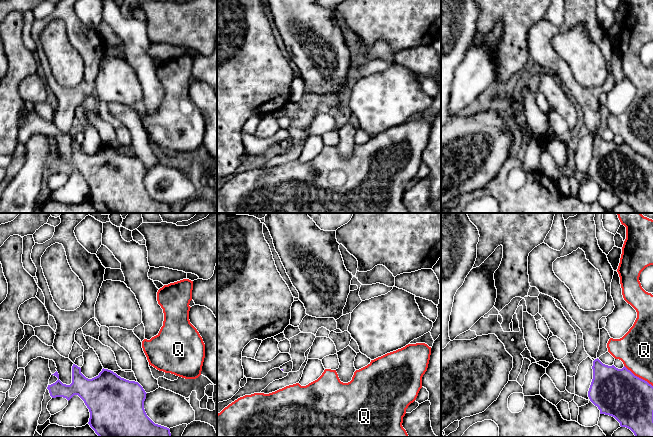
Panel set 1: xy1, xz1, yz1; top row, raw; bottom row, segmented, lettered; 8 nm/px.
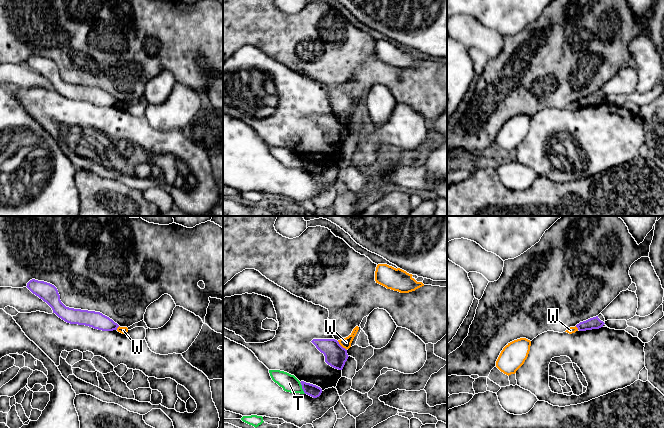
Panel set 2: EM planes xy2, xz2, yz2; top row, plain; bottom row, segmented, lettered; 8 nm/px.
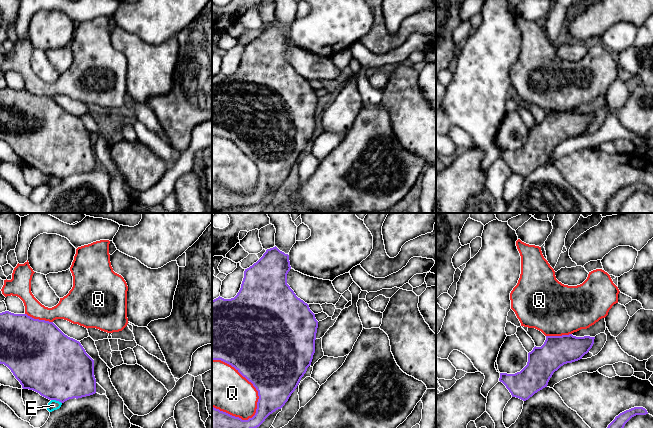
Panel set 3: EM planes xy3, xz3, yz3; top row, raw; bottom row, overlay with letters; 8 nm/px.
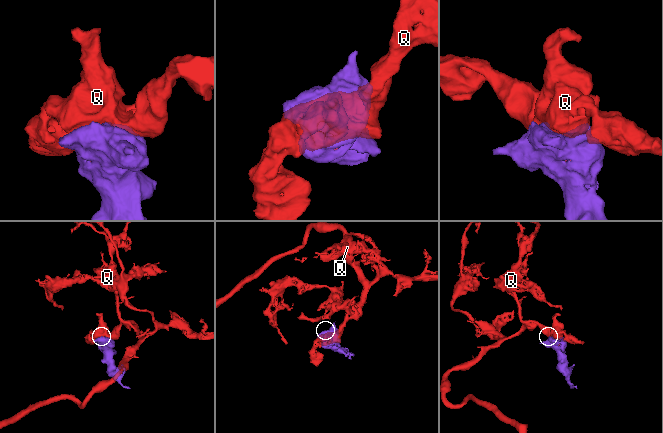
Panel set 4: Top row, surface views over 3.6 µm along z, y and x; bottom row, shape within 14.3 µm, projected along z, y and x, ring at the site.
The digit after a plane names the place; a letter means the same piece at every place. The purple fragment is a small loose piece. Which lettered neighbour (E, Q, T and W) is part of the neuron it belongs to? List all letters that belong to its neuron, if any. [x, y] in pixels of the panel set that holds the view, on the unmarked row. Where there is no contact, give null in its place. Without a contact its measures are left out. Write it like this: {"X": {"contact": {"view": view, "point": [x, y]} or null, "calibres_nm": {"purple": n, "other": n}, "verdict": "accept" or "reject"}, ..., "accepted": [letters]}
{"E": {"contact": {"view": "xy3", "point": [56, 176]}, "calibres_nm": {"purple": 500, "other": 80}, "verdict": "reject"}, "Q": {"contact": {"view": "xz3", "point": [249, 157]}, "calibres_nm": {"purple": 500, "other": 360}, "verdict": "reject"}, "T": {"contact": {"view": "xz2", "point": [302, 164]}, "calibres_nm": {"purple": 100, "other": 140}, "verdict": "reject"}, "W": {"contact": {"view": "xz2", "point": [341, 122]}, "calibres_nm": {"purple": 180, "other": 80}, "verdict": "reject"}, "accepted": []}

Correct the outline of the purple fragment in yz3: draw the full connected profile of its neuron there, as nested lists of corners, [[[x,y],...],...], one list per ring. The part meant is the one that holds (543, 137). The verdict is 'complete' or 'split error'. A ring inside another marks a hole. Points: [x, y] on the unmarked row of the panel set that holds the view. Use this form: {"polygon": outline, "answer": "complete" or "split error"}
{"polygon": [[[572,110],[562,112],[546,112],[541,123],[534,123],[528,129],[527,141],[515,150],[500,149],[499,157],[502,158],[511,169],[512,173],[523,177],[528,176],[535,169],[547,163],[553,149],[561,142],[582,135],[589,128],[594,120],[595,113],[576,113]]], "answer": "complete"}

